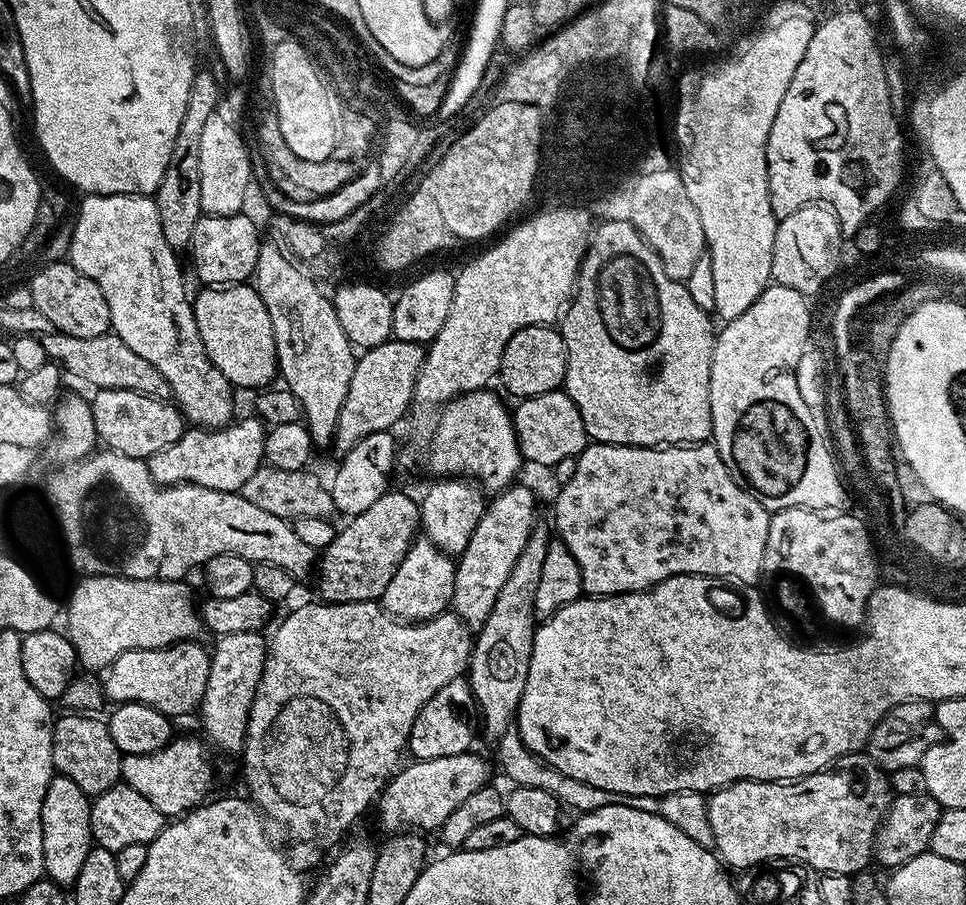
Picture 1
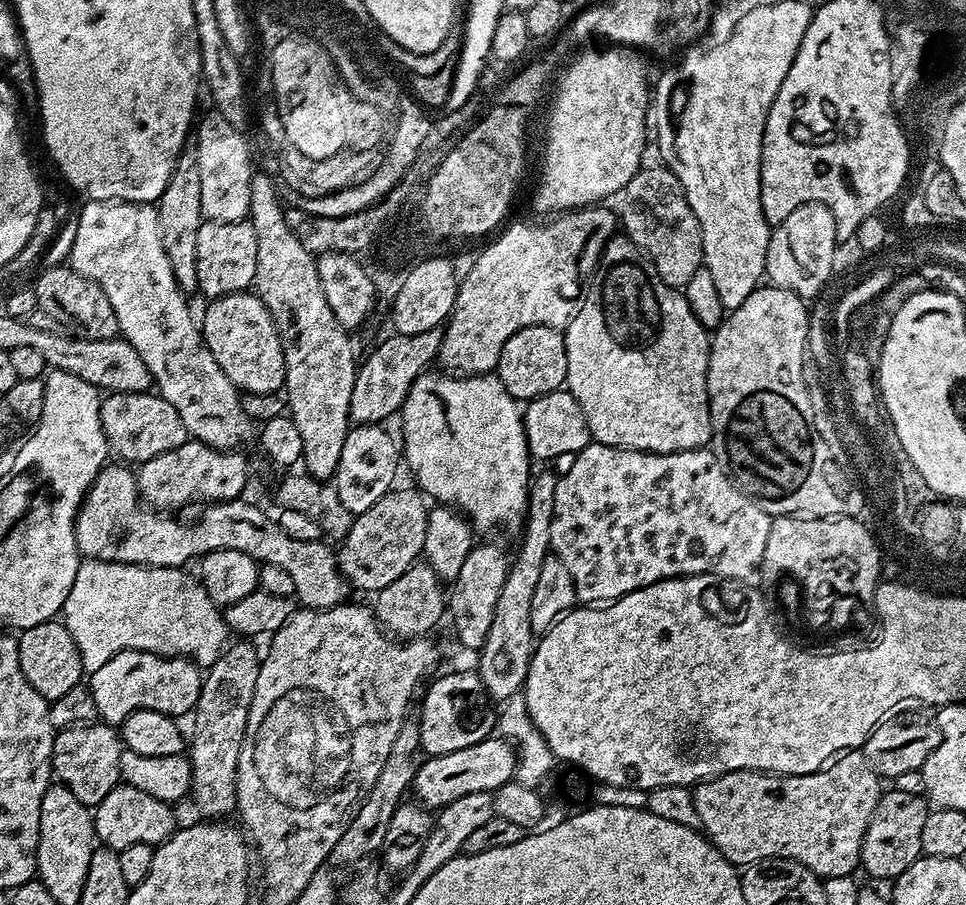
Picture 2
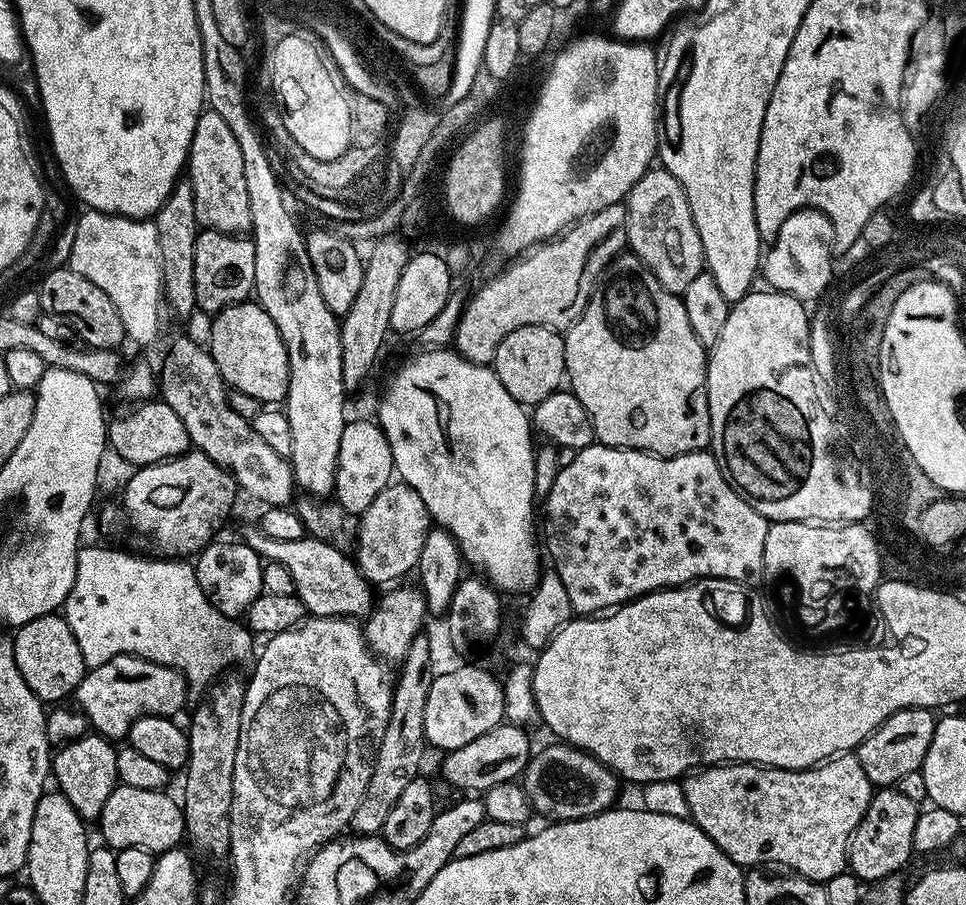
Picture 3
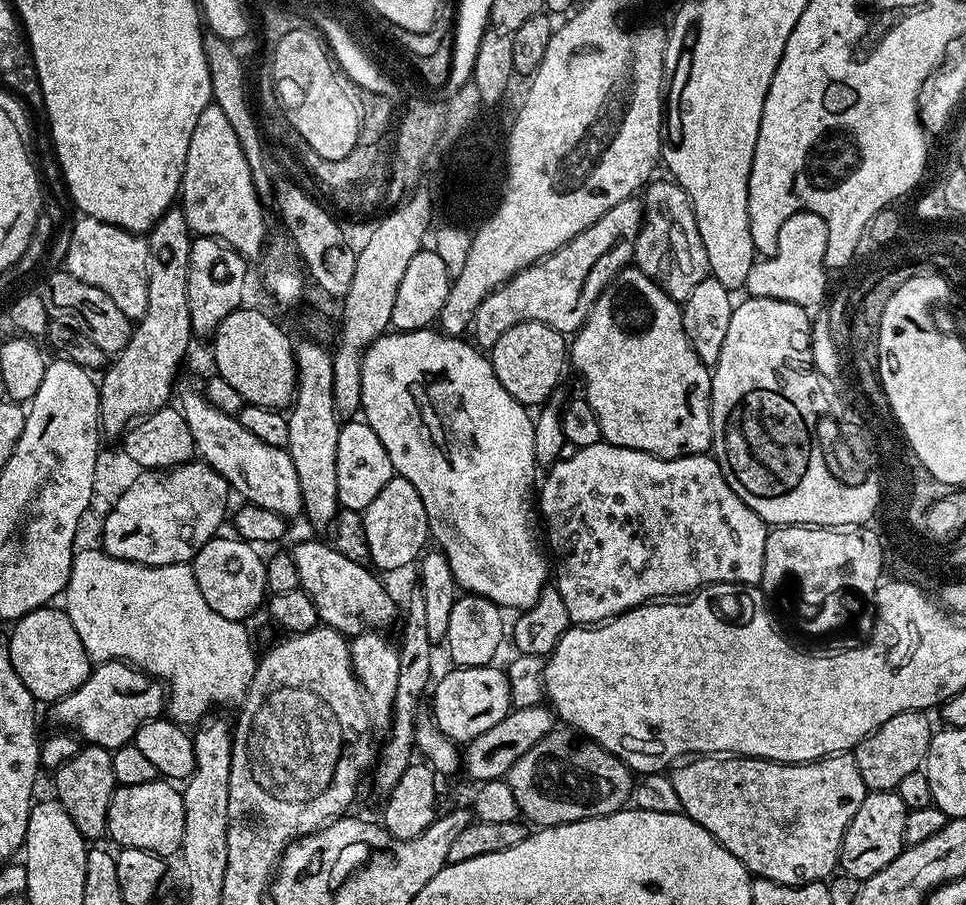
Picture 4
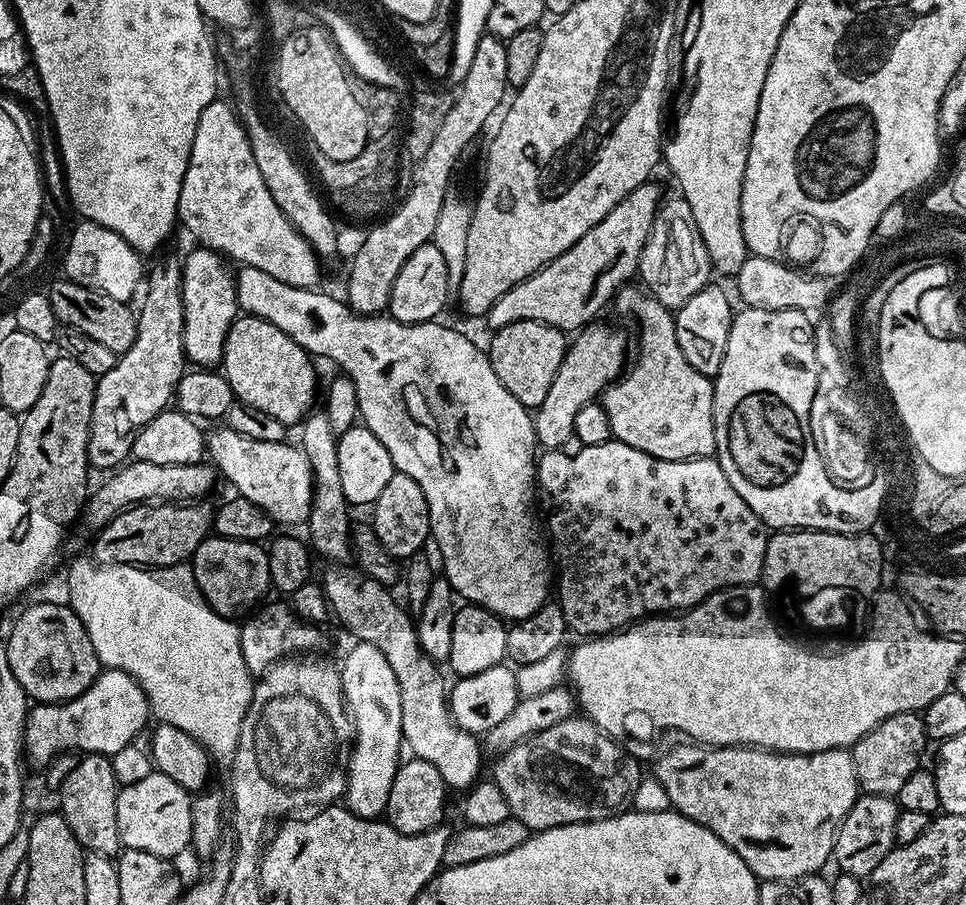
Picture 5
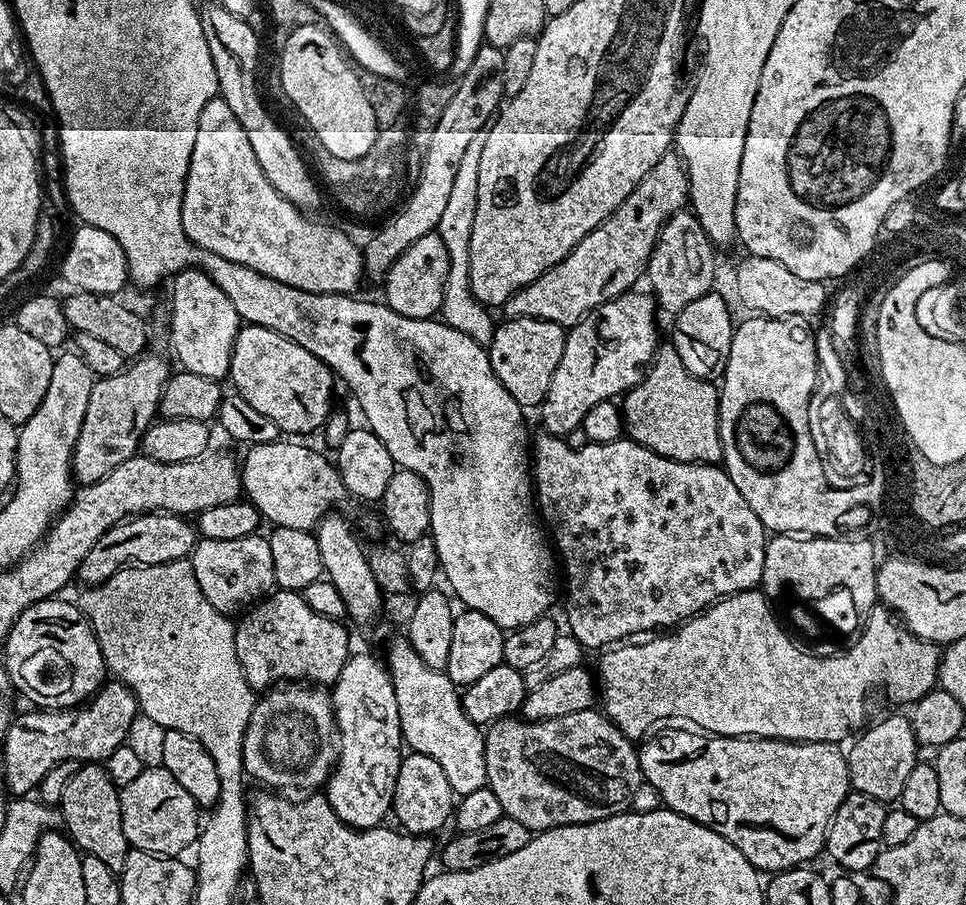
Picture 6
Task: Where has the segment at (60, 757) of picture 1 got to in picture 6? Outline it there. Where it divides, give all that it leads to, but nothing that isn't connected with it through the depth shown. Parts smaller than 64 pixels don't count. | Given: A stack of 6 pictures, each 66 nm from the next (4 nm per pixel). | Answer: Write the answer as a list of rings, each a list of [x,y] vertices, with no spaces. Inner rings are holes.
[[[96,762],[81,764],[74,778],[66,782],[58,809],[63,816],[67,835],[83,855],[102,858],[102,862],[106,862],[106,866],[110,866],[110,870],[117,874],[124,869],[130,845],[126,830],[122,830],[120,789],[104,767]]]

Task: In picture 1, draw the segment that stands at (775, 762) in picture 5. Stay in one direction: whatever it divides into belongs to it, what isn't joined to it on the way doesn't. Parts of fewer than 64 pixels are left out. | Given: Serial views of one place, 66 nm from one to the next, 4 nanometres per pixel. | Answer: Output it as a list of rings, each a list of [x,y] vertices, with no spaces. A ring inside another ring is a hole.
[[[849,754],[841,756],[831,766],[819,772],[812,772],[809,776],[799,776],[796,780],[739,780],[733,784],[727,784],[725,788],[717,788],[708,796],[708,817],[710,818],[710,830],[714,830],[714,842],[716,843],[714,851],[729,869],[747,870],[767,865],[769,862],[799,862],[816,874],[833,872],[834,874],[853,877],[857,872],[865,871],[869,867],[868,863],[870,865],[873,863],[872,844],[876,841],[876,831],[880,829],[880,823],[884,820],[889,803],[889,777],[867,754]]]

